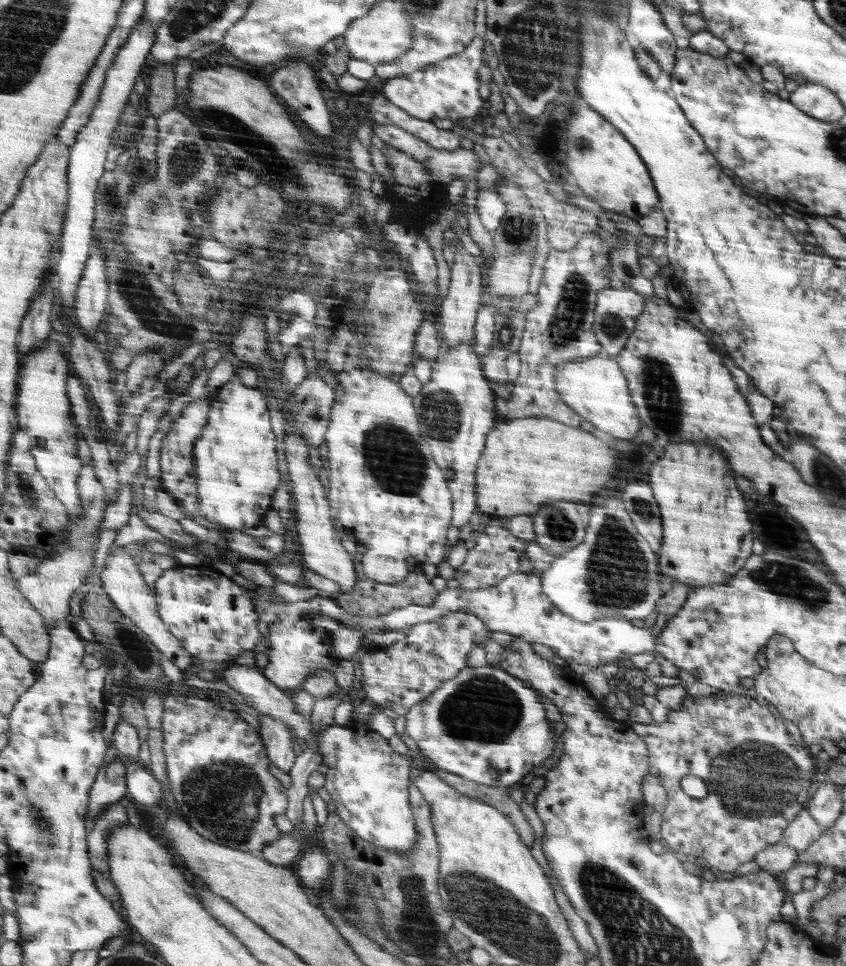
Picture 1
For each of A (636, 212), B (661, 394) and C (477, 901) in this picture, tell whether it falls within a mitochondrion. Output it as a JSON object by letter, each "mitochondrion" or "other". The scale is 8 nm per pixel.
{"A":"other","B":"mitochondrion","C":"mitochondrion"}

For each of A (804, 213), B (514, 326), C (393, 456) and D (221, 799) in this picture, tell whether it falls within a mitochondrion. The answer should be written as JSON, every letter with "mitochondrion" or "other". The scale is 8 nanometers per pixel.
{"A":"other","B":"mitochondrion","C":"mitochondrion","D":"mitochondrion"}

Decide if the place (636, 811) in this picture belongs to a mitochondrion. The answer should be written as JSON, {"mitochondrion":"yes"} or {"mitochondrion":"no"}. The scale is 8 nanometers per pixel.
{"mitochondrion":"no"}

